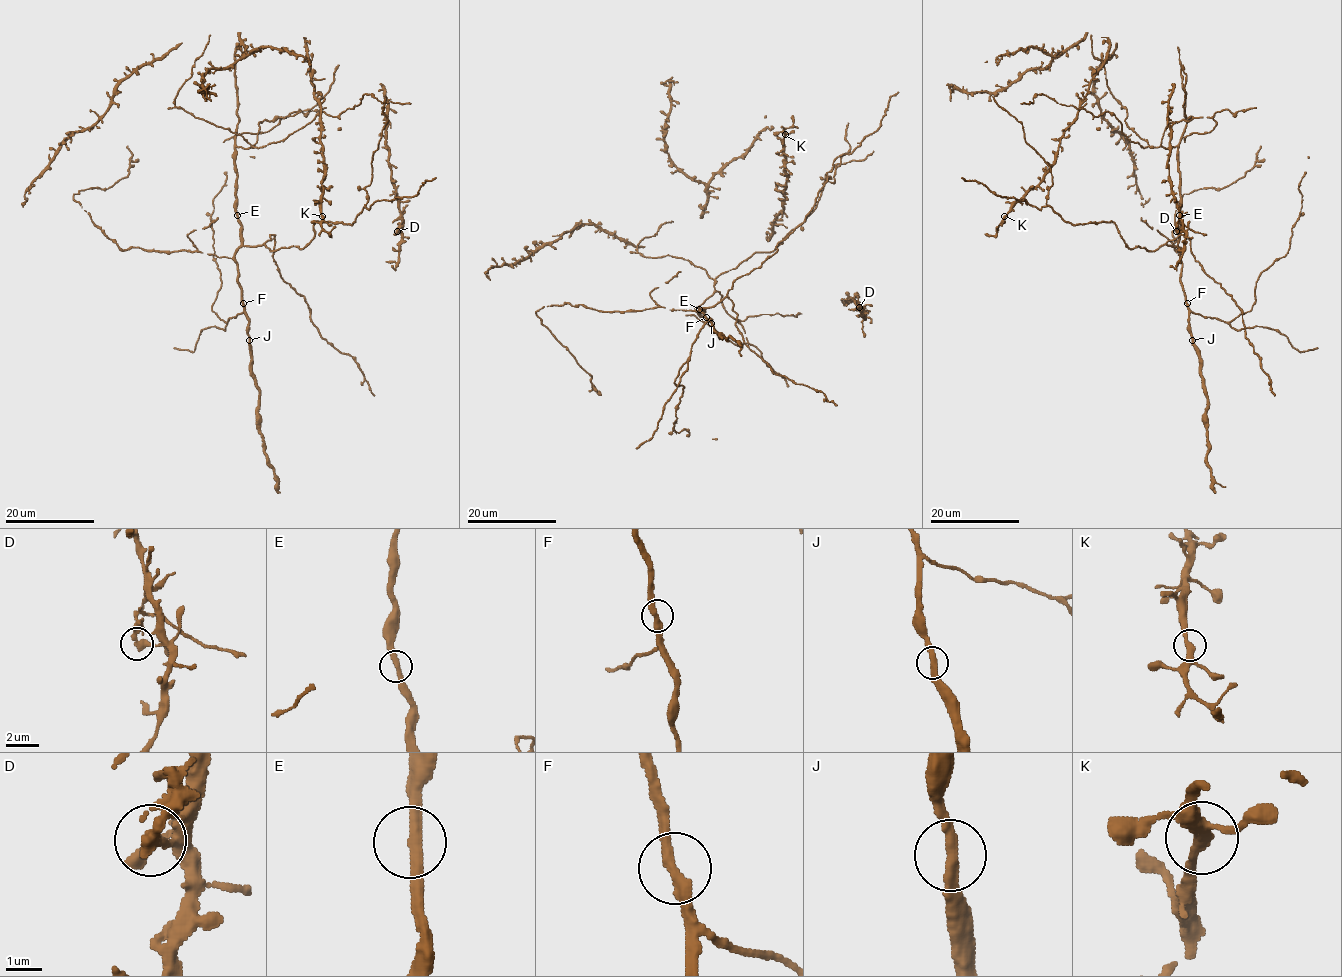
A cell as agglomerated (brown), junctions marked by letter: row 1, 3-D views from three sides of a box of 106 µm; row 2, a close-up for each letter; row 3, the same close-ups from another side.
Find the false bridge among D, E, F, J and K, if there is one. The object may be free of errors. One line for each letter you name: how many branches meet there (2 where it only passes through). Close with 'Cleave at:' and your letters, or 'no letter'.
D: 2 branches meet
Cleave at: D

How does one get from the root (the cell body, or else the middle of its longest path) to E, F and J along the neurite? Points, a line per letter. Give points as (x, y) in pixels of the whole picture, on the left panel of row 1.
E: (241, 147), (235, 147), (234, 160), (237, 215)
F: (241, 147), (235, 147), (234, 160), (235, 214), (241, 226), (241, 246), (234, 255), (234, 262), (243, 303)
J: (241, 147), (235, 147), (234, 160), (235, 214), (241, 226), (241, 246), (234, 255), (234, 262), (249, 340)

